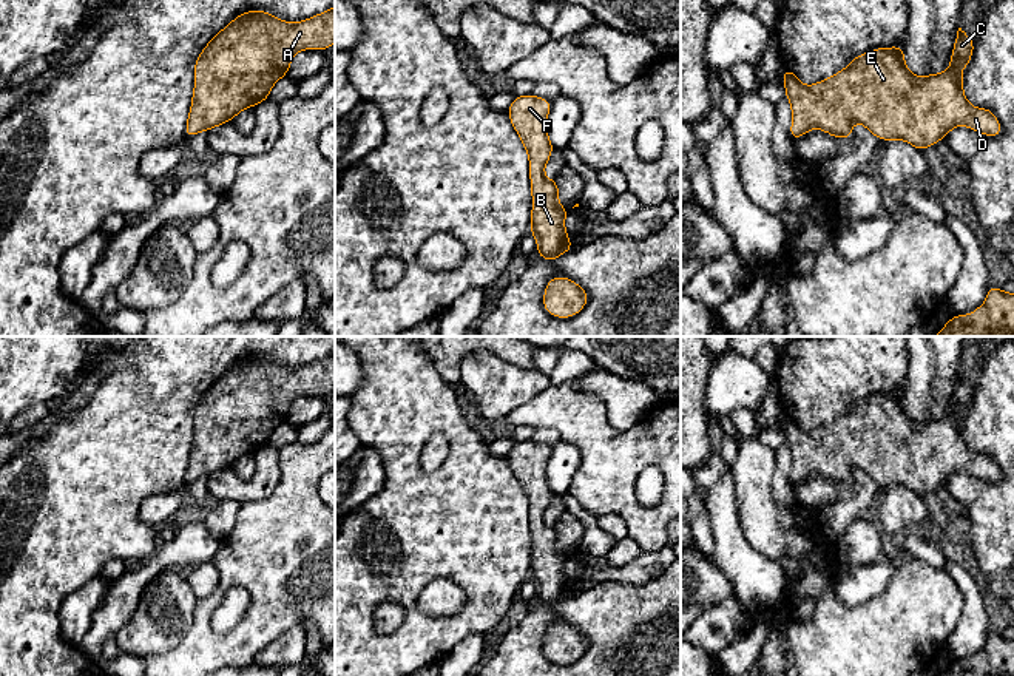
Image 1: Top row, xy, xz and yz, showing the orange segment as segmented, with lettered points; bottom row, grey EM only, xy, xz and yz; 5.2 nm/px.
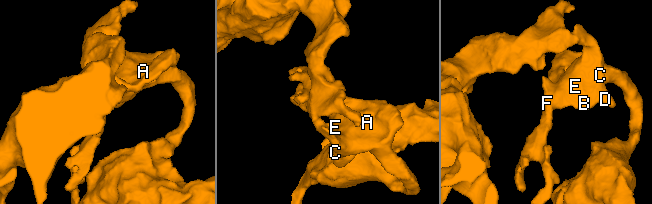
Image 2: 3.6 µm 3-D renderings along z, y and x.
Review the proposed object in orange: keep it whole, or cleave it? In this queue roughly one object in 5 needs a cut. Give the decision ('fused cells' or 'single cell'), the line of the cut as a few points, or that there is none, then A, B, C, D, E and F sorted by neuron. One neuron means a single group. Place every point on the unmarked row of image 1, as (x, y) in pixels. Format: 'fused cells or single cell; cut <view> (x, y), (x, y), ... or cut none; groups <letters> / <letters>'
single cell; cut none; groups A B C D E F

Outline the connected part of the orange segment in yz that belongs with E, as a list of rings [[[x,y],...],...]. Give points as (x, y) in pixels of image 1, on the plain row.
[[[958,373],[951,412],[941,420],[915,423],[904,411],[904,392],[877,394],[857,401],[835,421],[806,432],[790,414],[782,417],[786,443],[792,454],[790,485],[795,488],[809,475],[823,475],[838,486],[852,483],[852,469],[861,468],[880,486],[900,485],[923,497],[943,486],[958,471],[989,483],[1002,480],[1002,471],[989,454],[974,454],[963,440],[960,417],[974,398],[972,384]]]

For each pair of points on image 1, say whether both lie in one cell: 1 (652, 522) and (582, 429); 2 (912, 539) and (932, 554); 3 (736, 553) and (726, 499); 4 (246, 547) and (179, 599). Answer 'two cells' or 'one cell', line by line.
1: one cell
2: one cell
3: one cell
4: two cells

